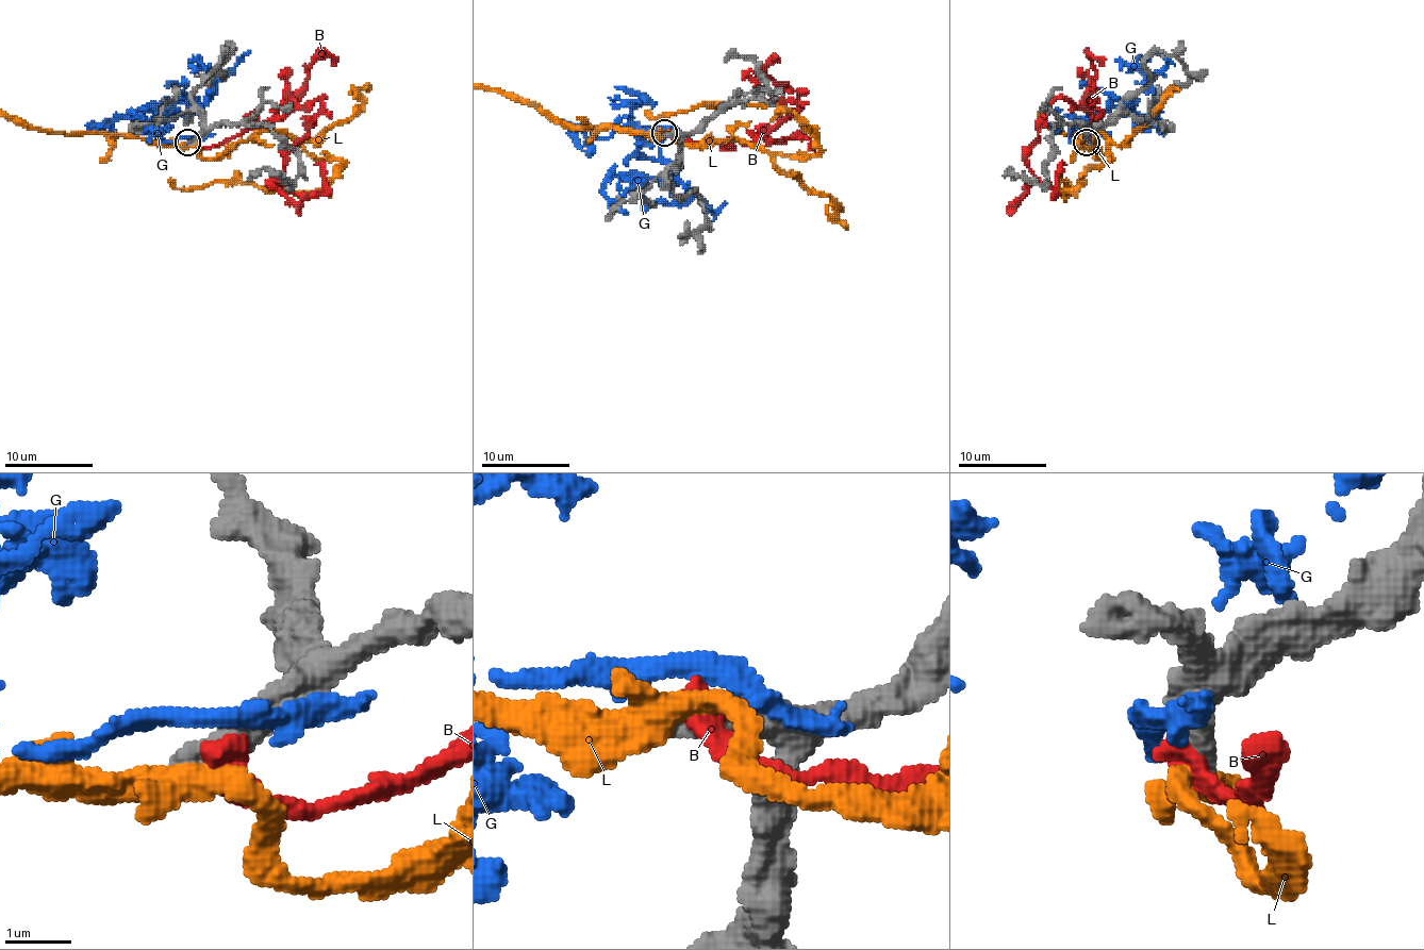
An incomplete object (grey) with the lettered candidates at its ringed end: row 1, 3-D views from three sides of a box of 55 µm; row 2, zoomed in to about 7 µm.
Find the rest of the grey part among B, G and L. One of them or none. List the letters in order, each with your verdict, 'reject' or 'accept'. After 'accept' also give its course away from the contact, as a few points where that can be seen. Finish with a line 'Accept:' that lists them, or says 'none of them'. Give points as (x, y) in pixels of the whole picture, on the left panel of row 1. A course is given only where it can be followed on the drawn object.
B: reject
G: reject
L: reject
Accept: none of them

